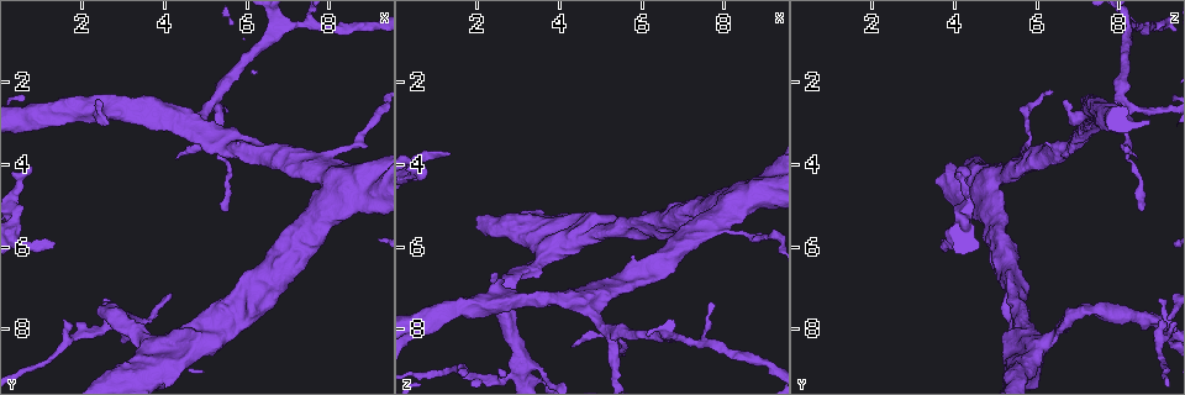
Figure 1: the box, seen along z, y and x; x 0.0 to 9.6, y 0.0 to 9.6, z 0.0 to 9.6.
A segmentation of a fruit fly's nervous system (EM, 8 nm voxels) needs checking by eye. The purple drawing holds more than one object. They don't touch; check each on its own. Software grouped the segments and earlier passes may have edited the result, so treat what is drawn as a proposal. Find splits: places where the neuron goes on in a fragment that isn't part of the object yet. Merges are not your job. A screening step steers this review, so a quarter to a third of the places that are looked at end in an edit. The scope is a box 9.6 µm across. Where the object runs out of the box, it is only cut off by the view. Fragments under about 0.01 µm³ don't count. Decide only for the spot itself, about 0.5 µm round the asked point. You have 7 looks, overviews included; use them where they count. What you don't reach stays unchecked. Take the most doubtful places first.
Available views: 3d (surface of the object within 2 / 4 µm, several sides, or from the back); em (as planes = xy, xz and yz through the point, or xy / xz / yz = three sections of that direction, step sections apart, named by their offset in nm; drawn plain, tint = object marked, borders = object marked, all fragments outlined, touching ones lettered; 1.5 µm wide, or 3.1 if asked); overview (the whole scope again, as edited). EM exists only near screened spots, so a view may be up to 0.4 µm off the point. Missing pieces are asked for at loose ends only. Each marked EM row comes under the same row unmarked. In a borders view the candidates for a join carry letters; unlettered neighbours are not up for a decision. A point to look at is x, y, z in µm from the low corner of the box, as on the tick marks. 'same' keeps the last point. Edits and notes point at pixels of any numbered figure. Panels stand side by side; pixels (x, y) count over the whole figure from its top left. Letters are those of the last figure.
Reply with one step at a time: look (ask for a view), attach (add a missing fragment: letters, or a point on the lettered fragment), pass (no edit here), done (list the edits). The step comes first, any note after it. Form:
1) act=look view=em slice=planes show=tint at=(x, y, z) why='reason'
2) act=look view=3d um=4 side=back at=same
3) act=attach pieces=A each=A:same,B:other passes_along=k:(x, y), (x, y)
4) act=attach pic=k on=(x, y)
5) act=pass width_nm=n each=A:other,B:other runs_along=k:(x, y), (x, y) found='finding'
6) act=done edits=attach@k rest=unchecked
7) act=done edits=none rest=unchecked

act=look view=3d um=2 side=back at=(1.25, 5.85, 3.70) why='free end'

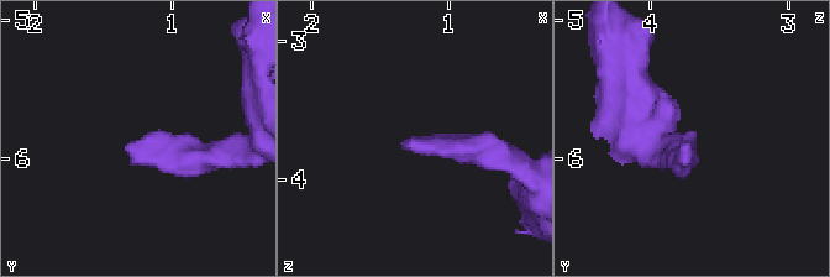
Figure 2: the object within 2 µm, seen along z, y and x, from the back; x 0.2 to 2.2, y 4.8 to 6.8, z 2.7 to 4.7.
act=look view=em slice=xy step=8 show=borders at=(1.32, 5.90, 3.72)

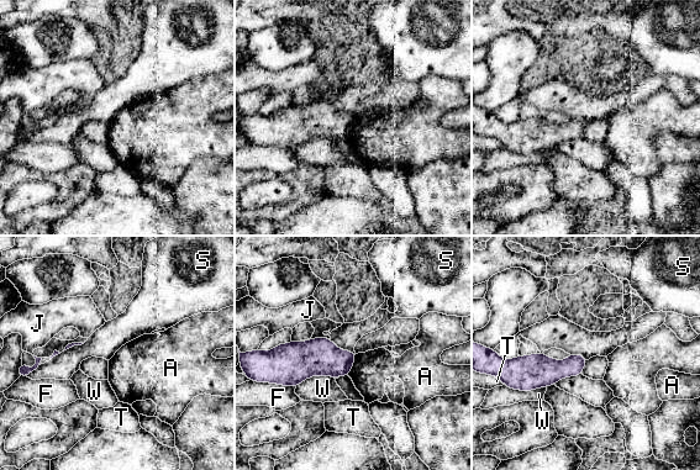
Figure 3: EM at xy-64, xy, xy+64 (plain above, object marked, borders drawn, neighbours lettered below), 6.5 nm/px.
act=pass each=A:other,F:other,J:other,S:other,T:other,W:other border=3:(330, 339), (338, 348), (354, 353) found='no lettered fragment goes on from it'

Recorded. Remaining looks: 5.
act=look view=em slice=xz step=8 show=borders at=(4.35, 3.80, 8.45) why='thin end'

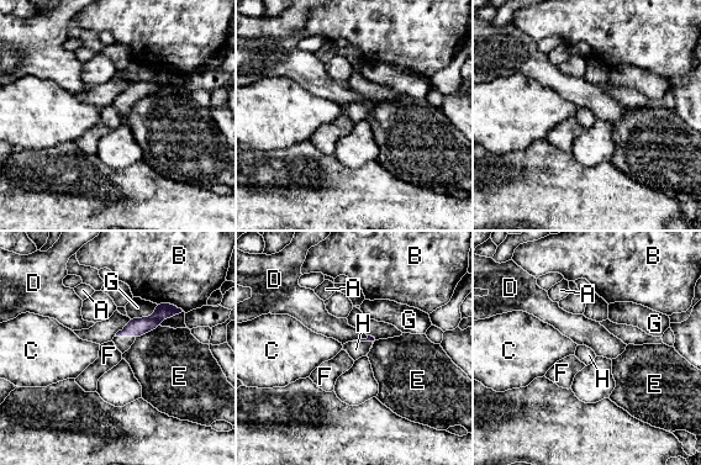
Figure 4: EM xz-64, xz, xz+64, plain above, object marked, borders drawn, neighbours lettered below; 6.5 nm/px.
act=attach pieces=H each=A:other,B:other,C:other,D:other,E:other,F:other,G:other,H:same found='it goes on there'

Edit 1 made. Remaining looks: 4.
act=look view=3d um=2 at=(1.60, 7.70, 9.05) why='tapers out'

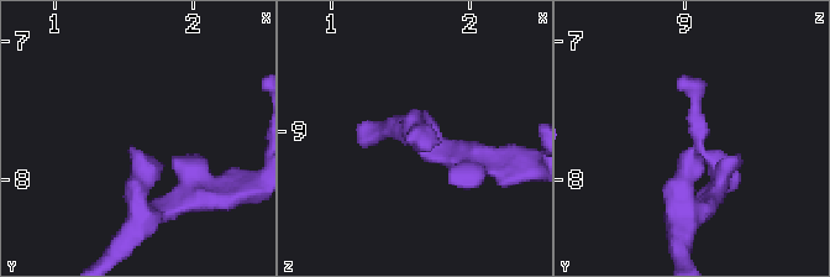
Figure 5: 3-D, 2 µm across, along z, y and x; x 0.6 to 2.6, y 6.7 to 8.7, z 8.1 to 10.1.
act=look view=em slice=planes show=borders at=(1.58, 7.74, 9.04) why='shape alone is not enough'

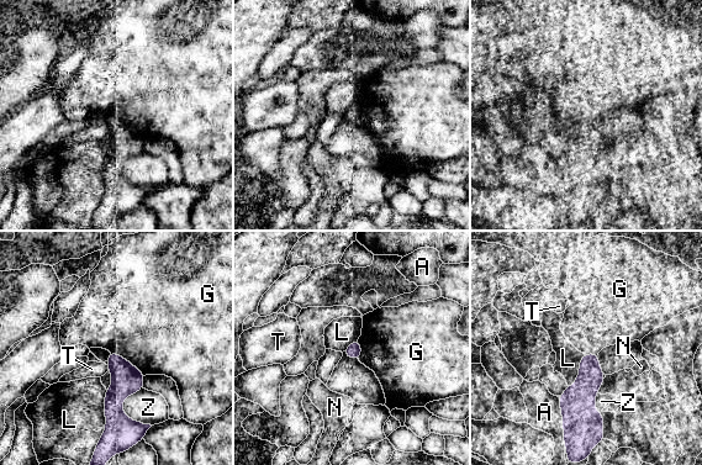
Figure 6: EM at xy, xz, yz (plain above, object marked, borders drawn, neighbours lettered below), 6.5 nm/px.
act=pass width_nm=100 each=A:other,G:other,L:other,N:other,T:other,Z:other border=6:(110, 352), (130, 362), (144, 375) found='none of them fits'

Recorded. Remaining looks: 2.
act=done edits=attach@4 rest=unchecked

